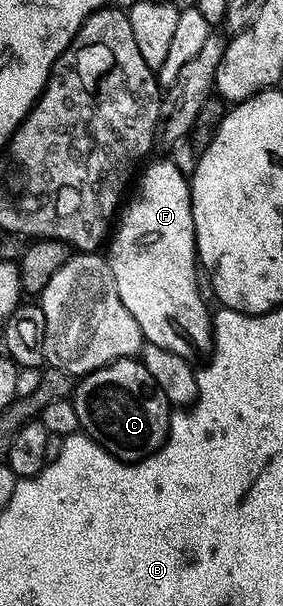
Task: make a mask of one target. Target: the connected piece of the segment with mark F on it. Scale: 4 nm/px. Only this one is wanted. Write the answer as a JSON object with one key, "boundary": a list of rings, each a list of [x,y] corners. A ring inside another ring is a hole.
{"boundary":[[[169,160],[155,162],[145,170],[142,171],[143,179],[142,174],[138,179],[139,195],[131,203],[126,203],[127,211],[125,206],[110,239],[111,275],[117,284],[117,296],[121,304],[125,304],[125,308],[129,308],[129,316],[137,320],[144,339],[150,345],[169,348],[169,352],[177,352],[177,356],[191,360],[194,359],[195,350],[212,349],[213,314],[212,311],[207,311],[207,302],[199,291],[200,271],[197,269],[195,253],[195,225],[191,211],[189,178],[179,171],[177,164]]]}

